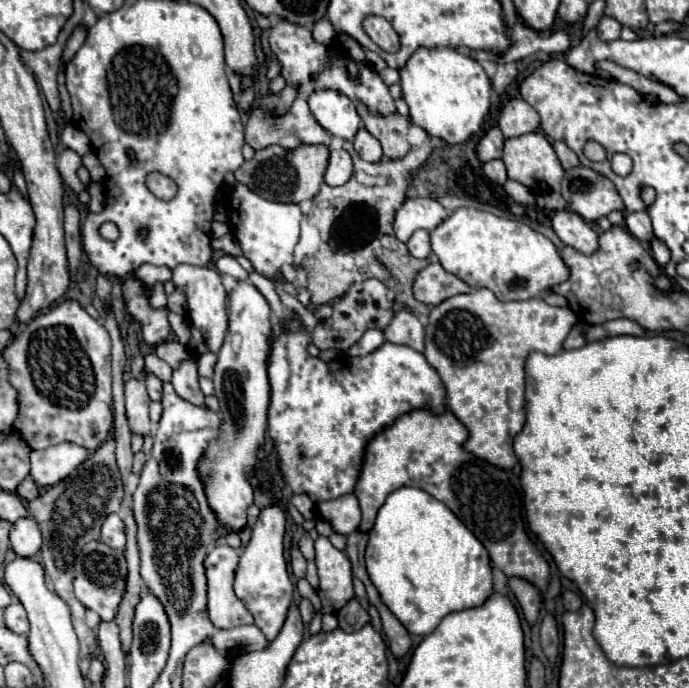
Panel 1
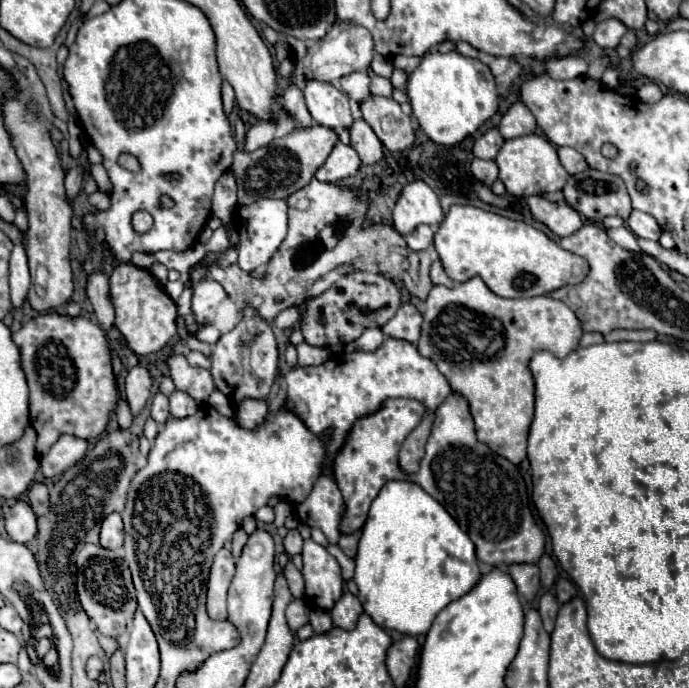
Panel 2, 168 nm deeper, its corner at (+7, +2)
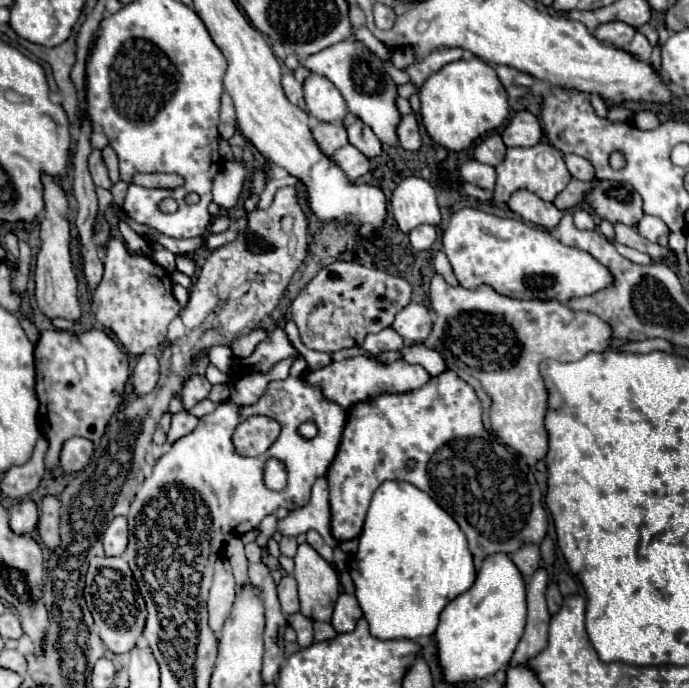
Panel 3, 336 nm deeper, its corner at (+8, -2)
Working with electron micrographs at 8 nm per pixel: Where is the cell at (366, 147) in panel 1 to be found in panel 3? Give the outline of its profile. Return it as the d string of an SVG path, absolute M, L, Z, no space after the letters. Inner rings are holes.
M356 120L348 126L348 142L356 146L366 158L376 158L382 152L382 144L378 136L362 120Z

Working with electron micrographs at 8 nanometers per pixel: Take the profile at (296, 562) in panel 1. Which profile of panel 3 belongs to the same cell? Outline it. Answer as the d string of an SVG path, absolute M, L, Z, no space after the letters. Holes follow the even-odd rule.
M284 576L284 578L278 582L278 600L280 600L282 612L284 612L286 616L296 614L296 612L300 610L298 586L296 586L294 576Z

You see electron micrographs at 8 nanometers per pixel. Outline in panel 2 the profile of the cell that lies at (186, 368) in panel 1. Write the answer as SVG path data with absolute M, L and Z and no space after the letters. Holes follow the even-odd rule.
M183 390L171 392L169 404L171 404L171 416L175 416L175 418L185 418L199 410L199 404L189 394L183 394Z

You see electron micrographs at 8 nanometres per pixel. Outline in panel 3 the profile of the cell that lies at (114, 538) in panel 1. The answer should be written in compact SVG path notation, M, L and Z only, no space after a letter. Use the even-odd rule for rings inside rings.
M116 516L110 522L110 526L106 528L106 532L102 536L102 542L104 542L106 556L120 556L120 554L124 554L124 550L128 546L128 524L126 524L124 516Z

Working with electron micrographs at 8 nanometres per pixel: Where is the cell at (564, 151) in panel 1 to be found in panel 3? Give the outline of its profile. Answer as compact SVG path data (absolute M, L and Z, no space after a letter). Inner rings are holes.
M566 154L564 160L566 160L566 166L568 166L568 170L570 170L570 174L574 178L578 178L582 182L590 182L596 176L594 174L594 166L586 158L576 156L576 154Z

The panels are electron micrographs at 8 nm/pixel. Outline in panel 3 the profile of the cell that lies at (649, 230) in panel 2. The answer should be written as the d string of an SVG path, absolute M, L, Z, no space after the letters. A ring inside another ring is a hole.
M646 214L646 216L638 222L638 232L640 232L644 238L648 238L650 242L660 242L660 244L662 244L662 240L664 240L664 246L668 248L668 234L670 234L670 230L666 228L666 224L664 224L664 228L662 228L662 220L660 220L660 218Z

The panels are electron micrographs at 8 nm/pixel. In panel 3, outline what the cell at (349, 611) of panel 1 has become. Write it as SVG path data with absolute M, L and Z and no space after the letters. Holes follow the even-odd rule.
M342 592L334 606L334 616L332 616L334 630L336 632L352 632L360 618L362 618L362 608L358 606L356 596Z

